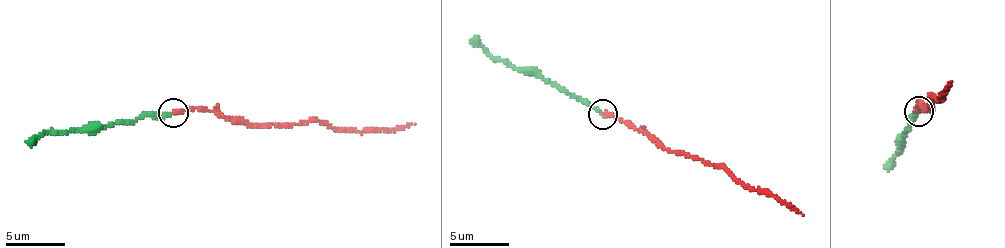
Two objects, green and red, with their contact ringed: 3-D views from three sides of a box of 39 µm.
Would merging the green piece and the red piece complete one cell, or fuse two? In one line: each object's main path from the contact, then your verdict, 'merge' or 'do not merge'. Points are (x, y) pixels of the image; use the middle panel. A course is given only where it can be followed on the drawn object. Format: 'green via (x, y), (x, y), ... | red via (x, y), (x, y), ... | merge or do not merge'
green via (603, 113), (533, 73), (491, 55), (474, 36) | red via (603, 113), (630, 121), (666, 149), (723, 164), (740, 183), (767, 189), (803, 215) | merge

